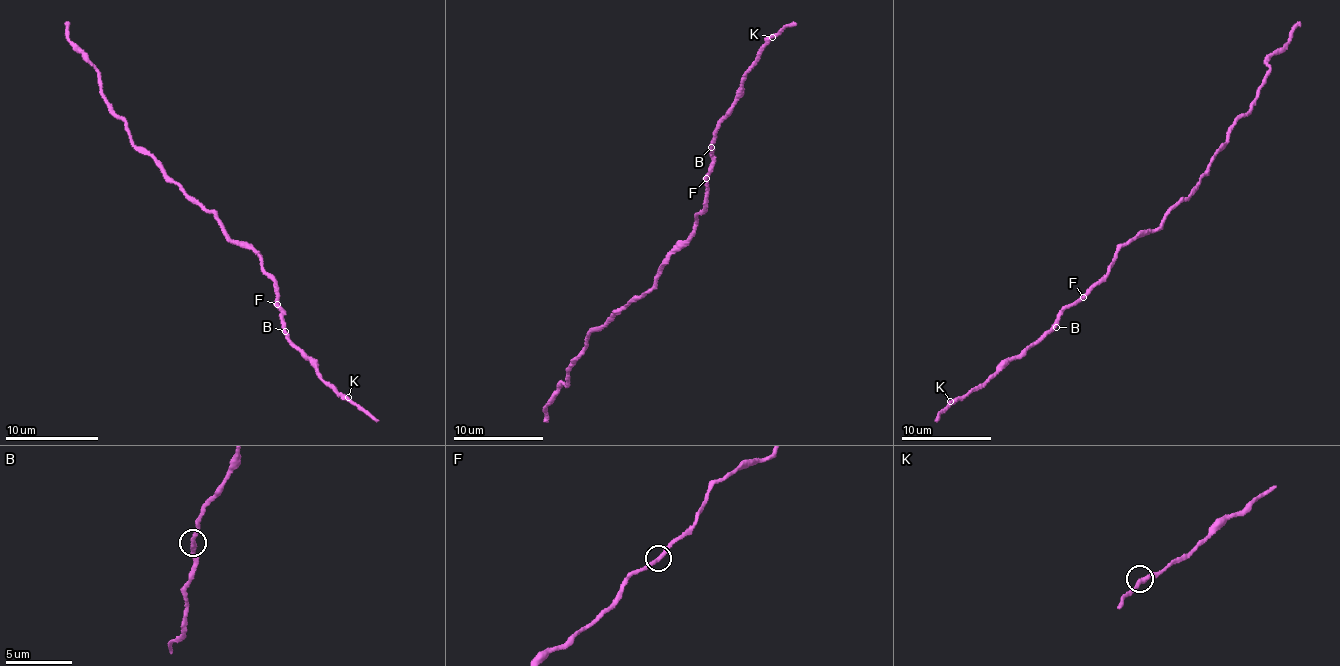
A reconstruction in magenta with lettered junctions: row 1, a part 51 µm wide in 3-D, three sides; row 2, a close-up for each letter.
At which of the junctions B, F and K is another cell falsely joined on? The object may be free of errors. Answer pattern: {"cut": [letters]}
{"cut": []}

